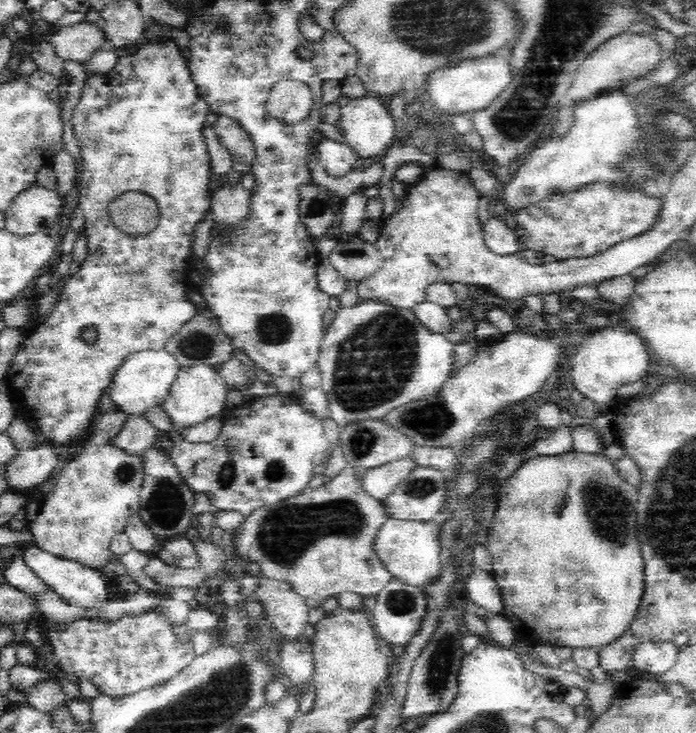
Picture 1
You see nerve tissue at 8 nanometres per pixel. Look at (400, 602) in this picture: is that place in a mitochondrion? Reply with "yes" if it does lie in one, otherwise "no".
yes

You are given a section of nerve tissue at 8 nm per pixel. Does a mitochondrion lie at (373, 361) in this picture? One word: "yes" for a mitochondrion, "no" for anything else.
yes

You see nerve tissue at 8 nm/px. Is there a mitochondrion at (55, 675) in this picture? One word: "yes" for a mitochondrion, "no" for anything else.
no

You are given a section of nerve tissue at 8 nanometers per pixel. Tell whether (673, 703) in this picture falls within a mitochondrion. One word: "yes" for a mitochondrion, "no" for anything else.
no

